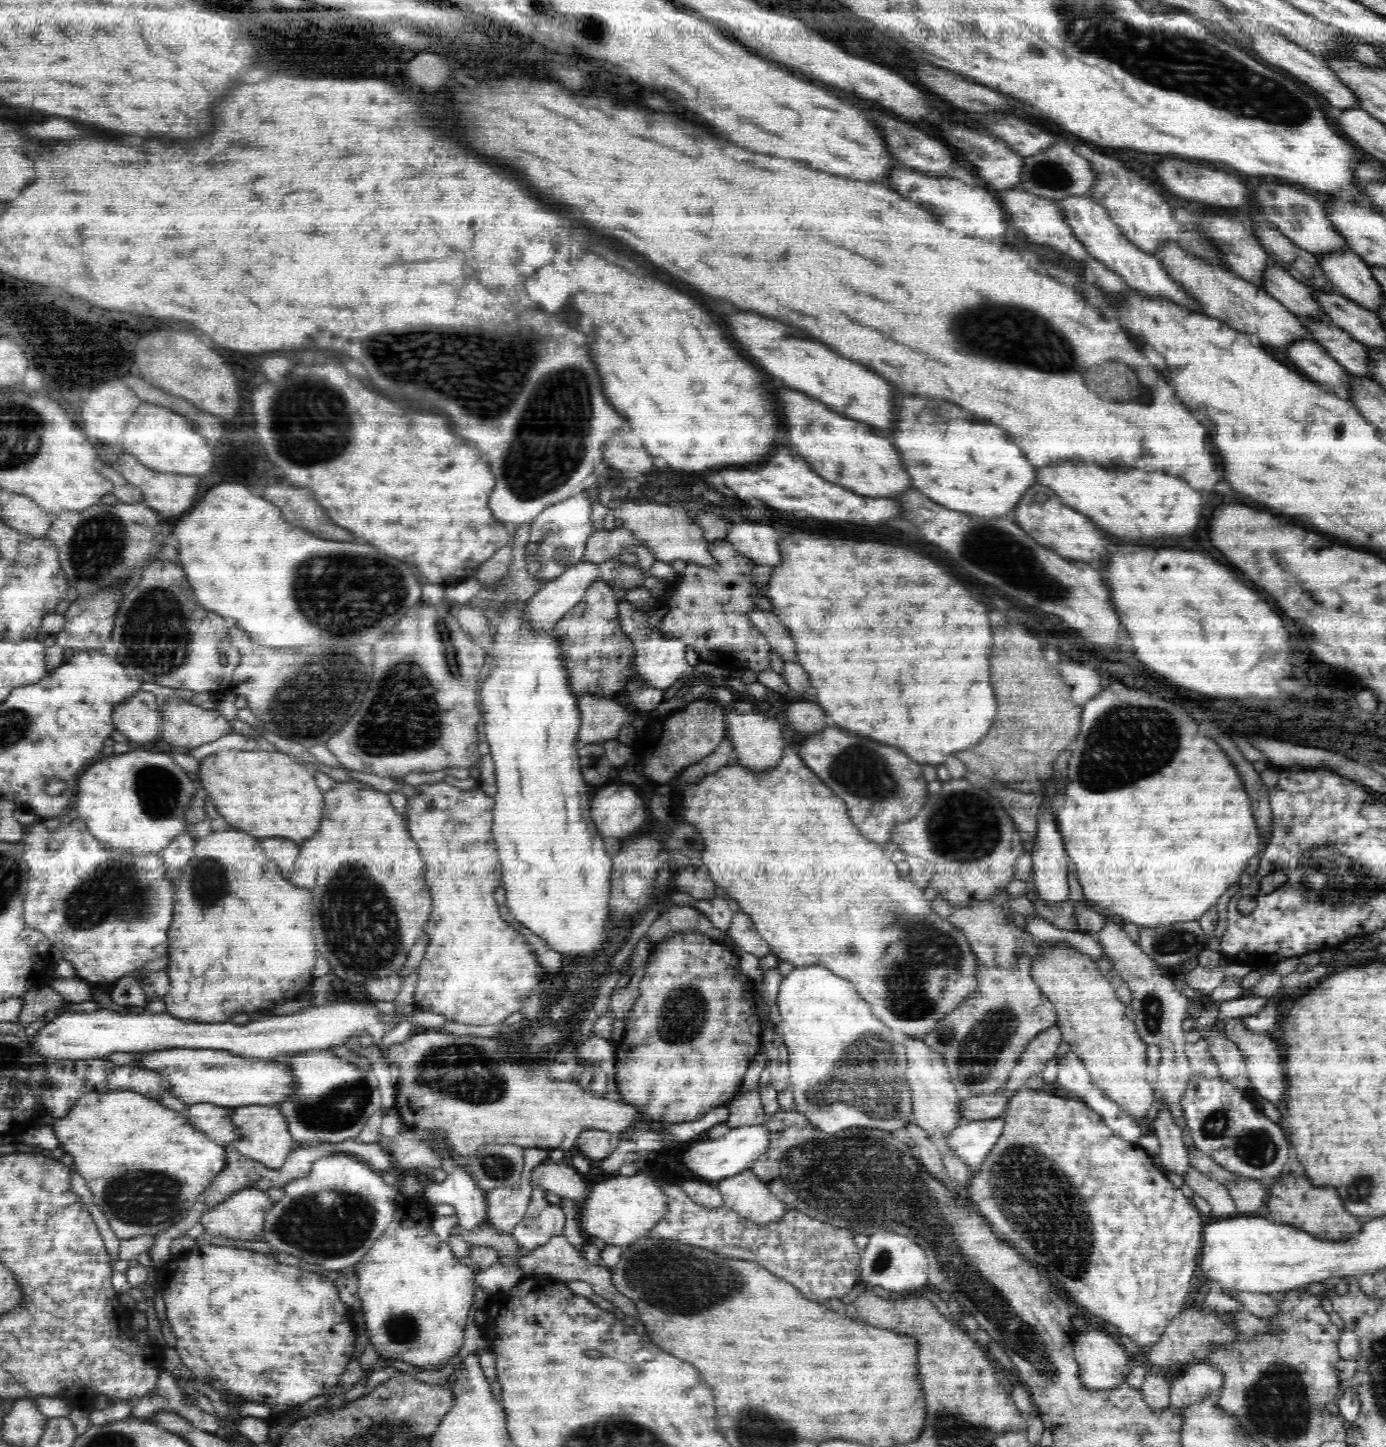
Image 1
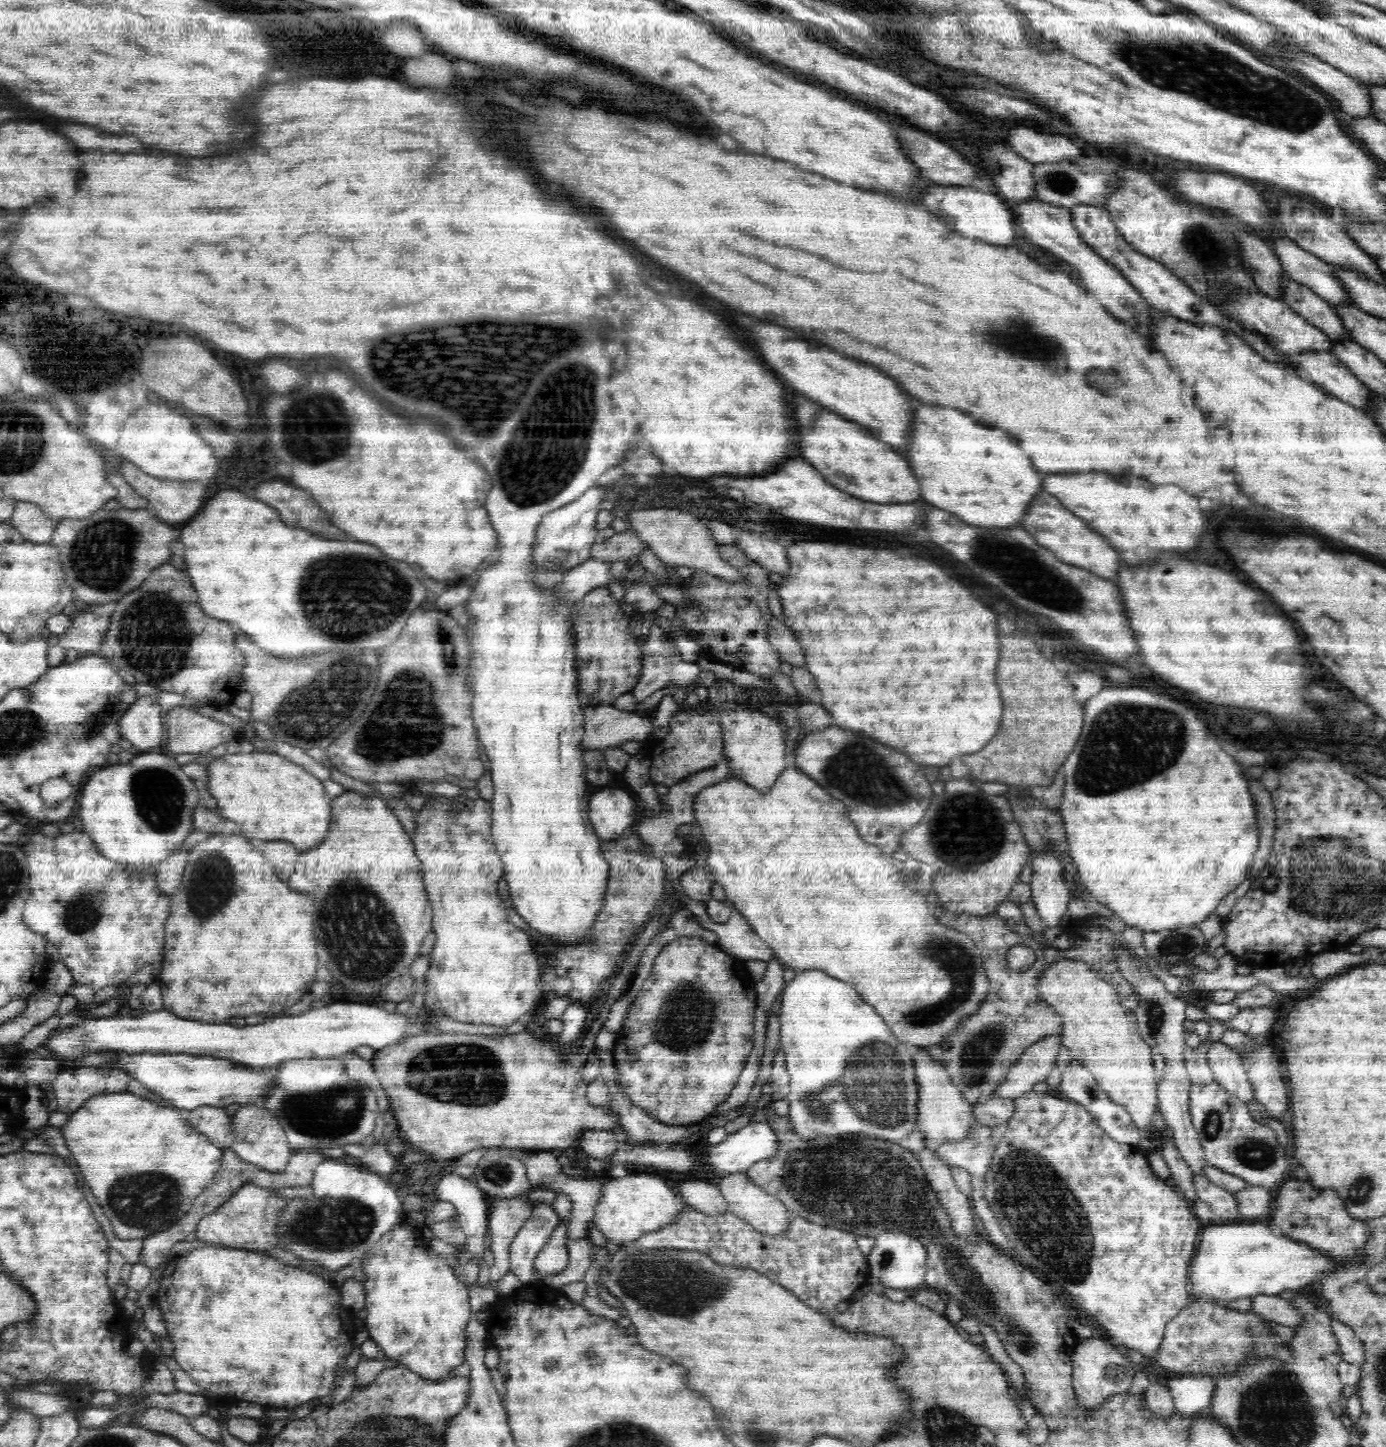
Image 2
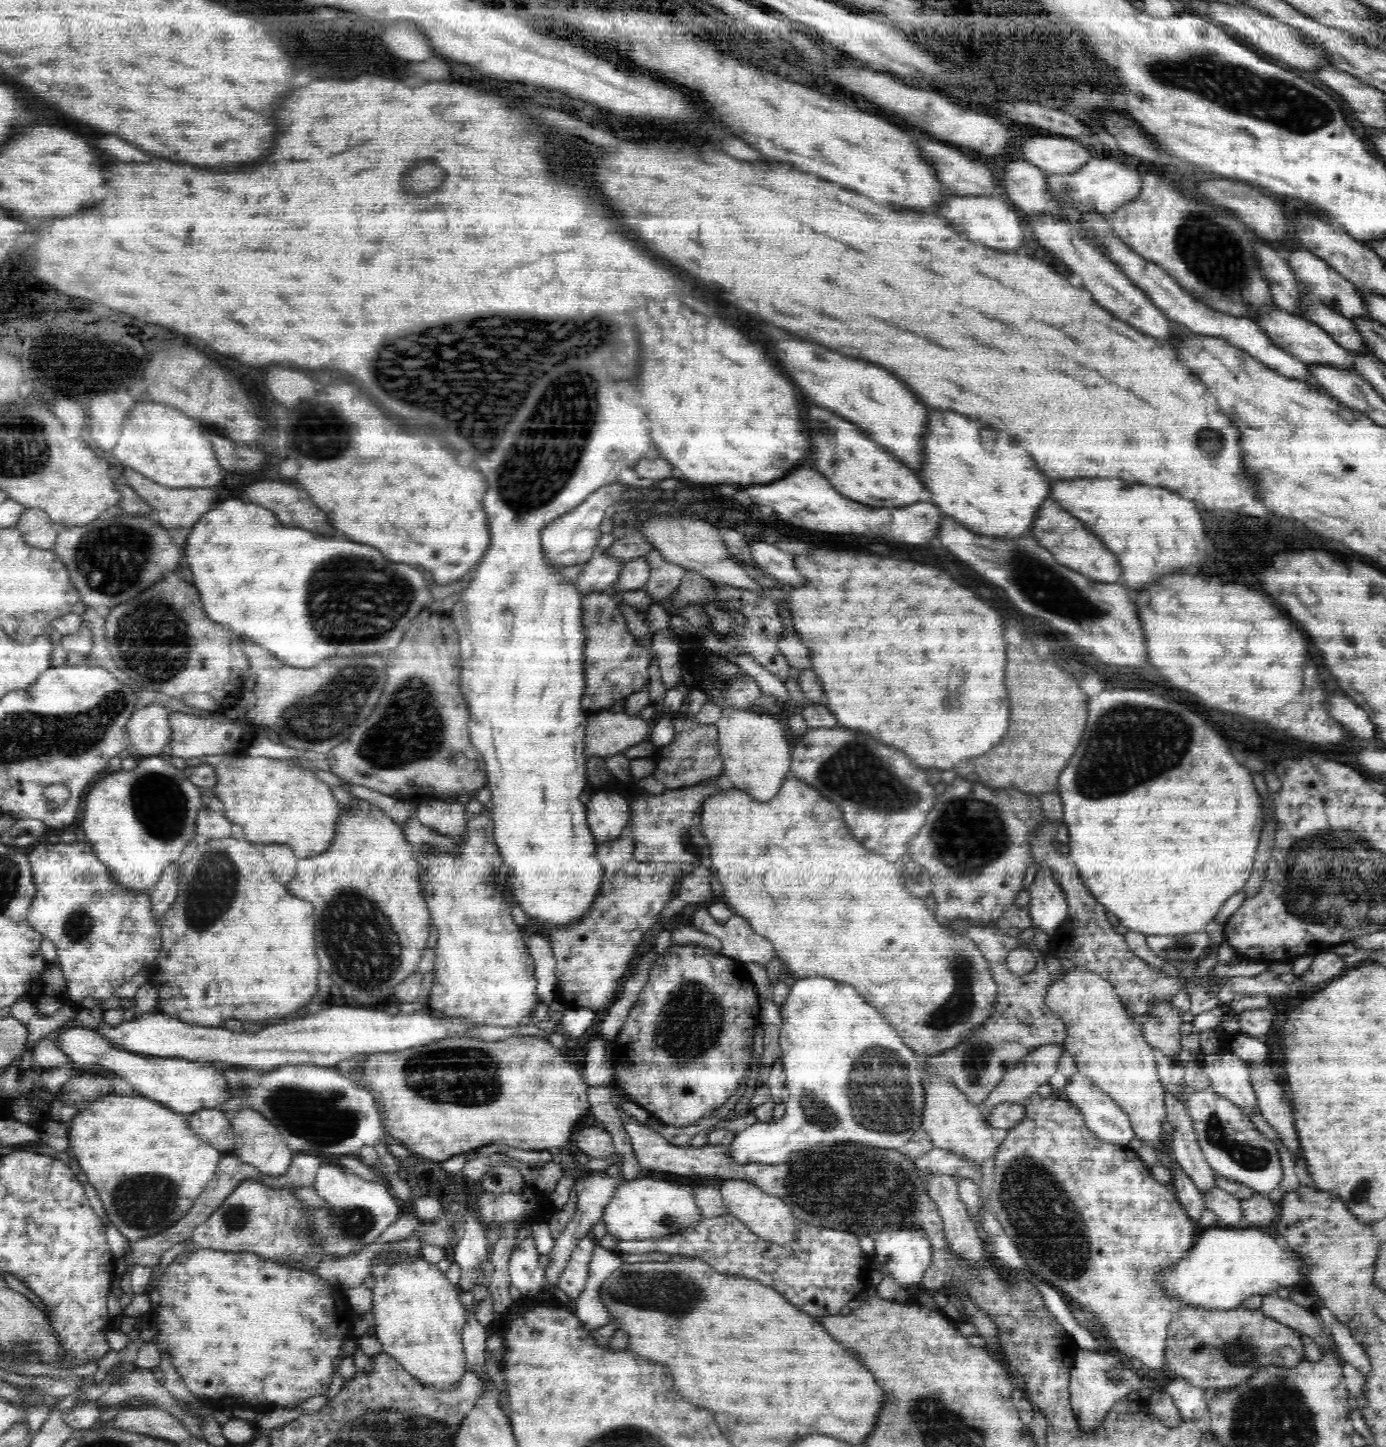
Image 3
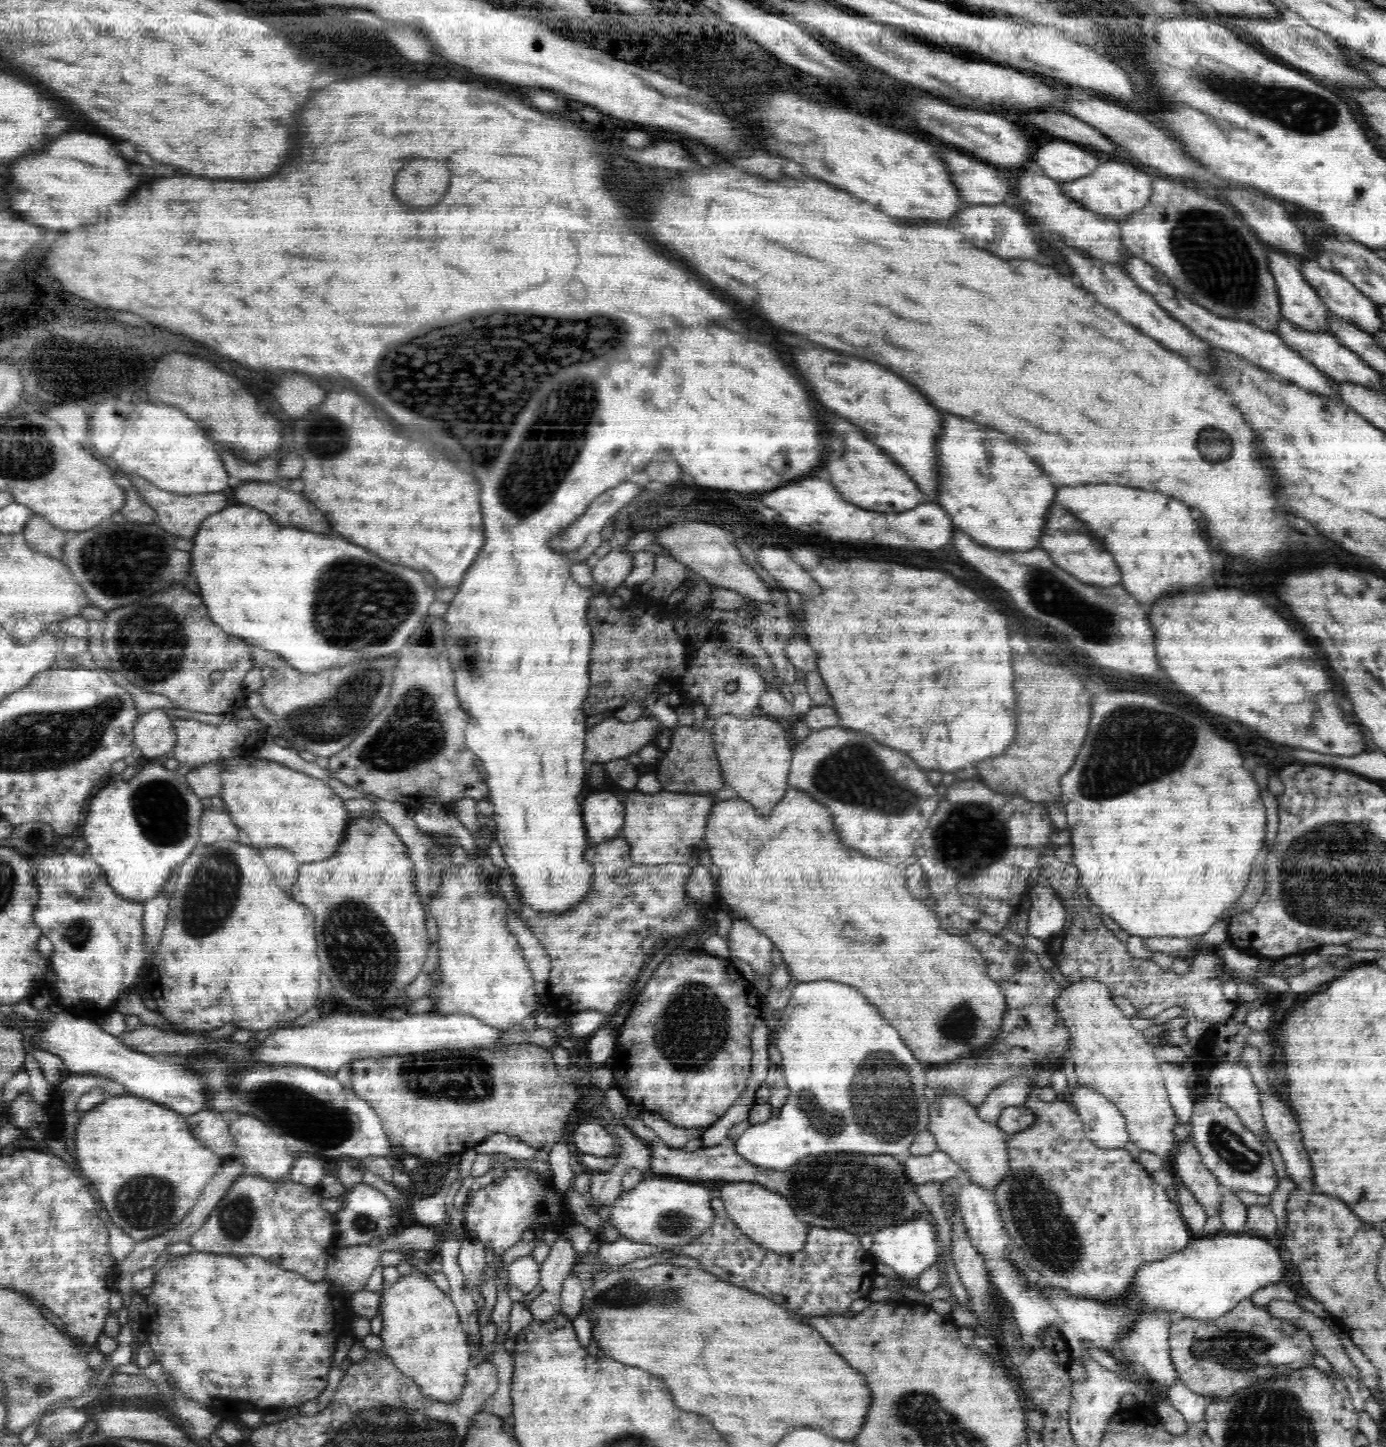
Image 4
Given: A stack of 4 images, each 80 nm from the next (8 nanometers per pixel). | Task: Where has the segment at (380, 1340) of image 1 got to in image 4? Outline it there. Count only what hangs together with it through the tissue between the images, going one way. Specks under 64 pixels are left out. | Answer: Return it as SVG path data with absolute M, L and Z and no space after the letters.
M432 1268L401 1275L394 1284L383 1286L379 1310L383 1328L379 1335L385 1353L400 1373L414 1380L422 1395L451 1404L459 1400L466 1387L471 1350L455 1304L430 1277Z

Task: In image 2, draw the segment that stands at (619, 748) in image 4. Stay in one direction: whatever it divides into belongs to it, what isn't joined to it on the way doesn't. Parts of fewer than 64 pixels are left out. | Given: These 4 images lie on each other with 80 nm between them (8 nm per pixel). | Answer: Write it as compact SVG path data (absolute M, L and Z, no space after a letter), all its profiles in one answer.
M610 704L582 707L585 750L602 750L636 740L644 742L653 724L641 713L622 711Z

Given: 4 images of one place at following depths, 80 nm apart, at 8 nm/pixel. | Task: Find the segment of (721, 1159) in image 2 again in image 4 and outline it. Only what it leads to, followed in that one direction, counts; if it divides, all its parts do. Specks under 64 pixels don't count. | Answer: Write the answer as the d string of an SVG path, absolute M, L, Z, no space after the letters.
M814 980L814 982L797 983L789 1003L782 1010L780 1018L780 1031L777 1034L777 1047L781 1052L781 1067L787 1080L790 1096L781 1107L778 1117L771 1117L765 1123L751 1125L739 1137L735 1144L736 1153L745 1158L748 1162L755 1164L758 1168L773 1169L784 1171L786 1168L795 1166L796 1162L800 1162L806 1156L822 1156L822 1154L832 1154L832 1152L858 1152L858 1154L888 1154L896 1156L904 1162L910 1152L910 1144L914 1142L914 1138L928 1130L928 1120L930 1120L930 1093L926 1088L926 1068L924 1064L920 1064L914 1054L906 1048L906 1044L900 1040L896 1028L892 1028L880 1014L878 1010L852 986L846 984L838 984L832 980Z

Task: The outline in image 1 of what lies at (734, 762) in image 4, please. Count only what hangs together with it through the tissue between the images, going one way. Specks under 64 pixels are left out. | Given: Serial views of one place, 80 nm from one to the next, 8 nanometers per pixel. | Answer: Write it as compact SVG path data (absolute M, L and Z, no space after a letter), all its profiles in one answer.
M756 709L746 714L727 710L724 715L725 736L729 737L734 747L733 761L751 772L768 772L774 766L778 766L784 749L787 747L787 740L782 736L782 728L773 715L758 712Z

